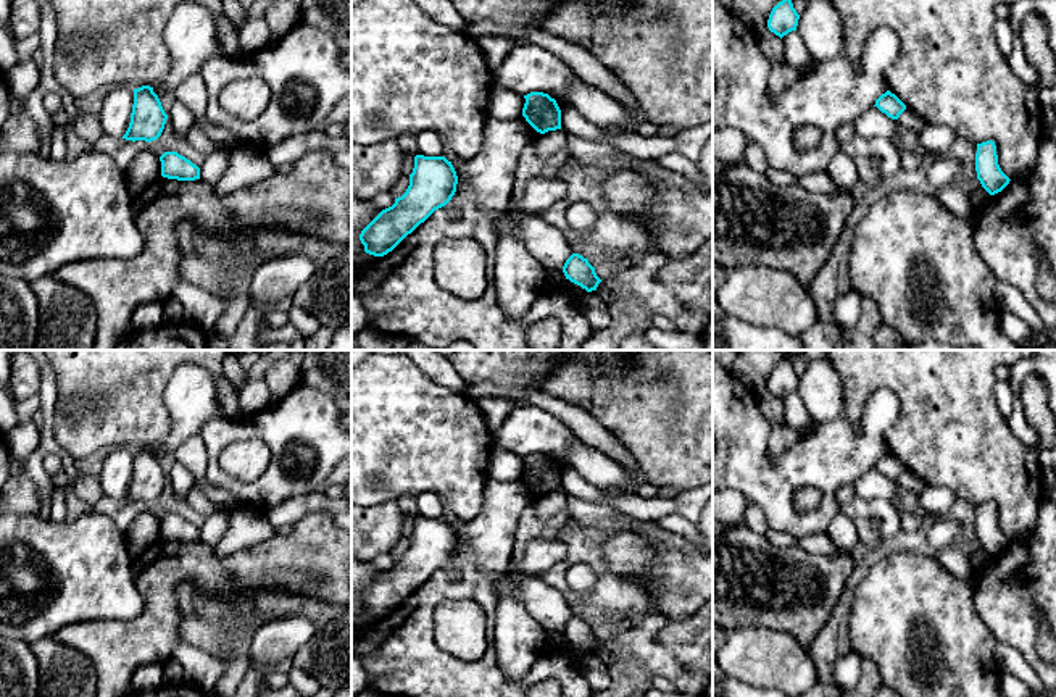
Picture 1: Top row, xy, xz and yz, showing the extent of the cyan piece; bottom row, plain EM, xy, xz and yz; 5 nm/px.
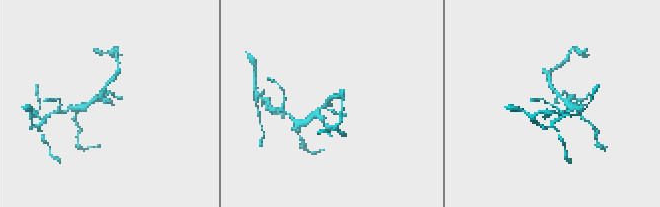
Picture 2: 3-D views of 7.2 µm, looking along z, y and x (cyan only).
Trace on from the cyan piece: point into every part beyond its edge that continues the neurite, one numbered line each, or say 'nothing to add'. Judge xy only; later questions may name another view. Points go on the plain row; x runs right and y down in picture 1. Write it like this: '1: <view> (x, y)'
nothing to add

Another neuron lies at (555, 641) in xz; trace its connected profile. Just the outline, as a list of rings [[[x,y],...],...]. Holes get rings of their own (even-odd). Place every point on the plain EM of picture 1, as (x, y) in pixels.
[[[548,632],[547,637],[547,649],[550,650],[561,650],[566,653],[566,658],[569,658],[572,663],[576,663],[579,668],[582,668],[585,658],[588,653],[582,650],[580,647],[571,644],[563,632]]]

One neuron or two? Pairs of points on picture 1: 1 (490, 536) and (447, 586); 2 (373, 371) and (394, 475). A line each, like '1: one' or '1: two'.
1: one
2: one

